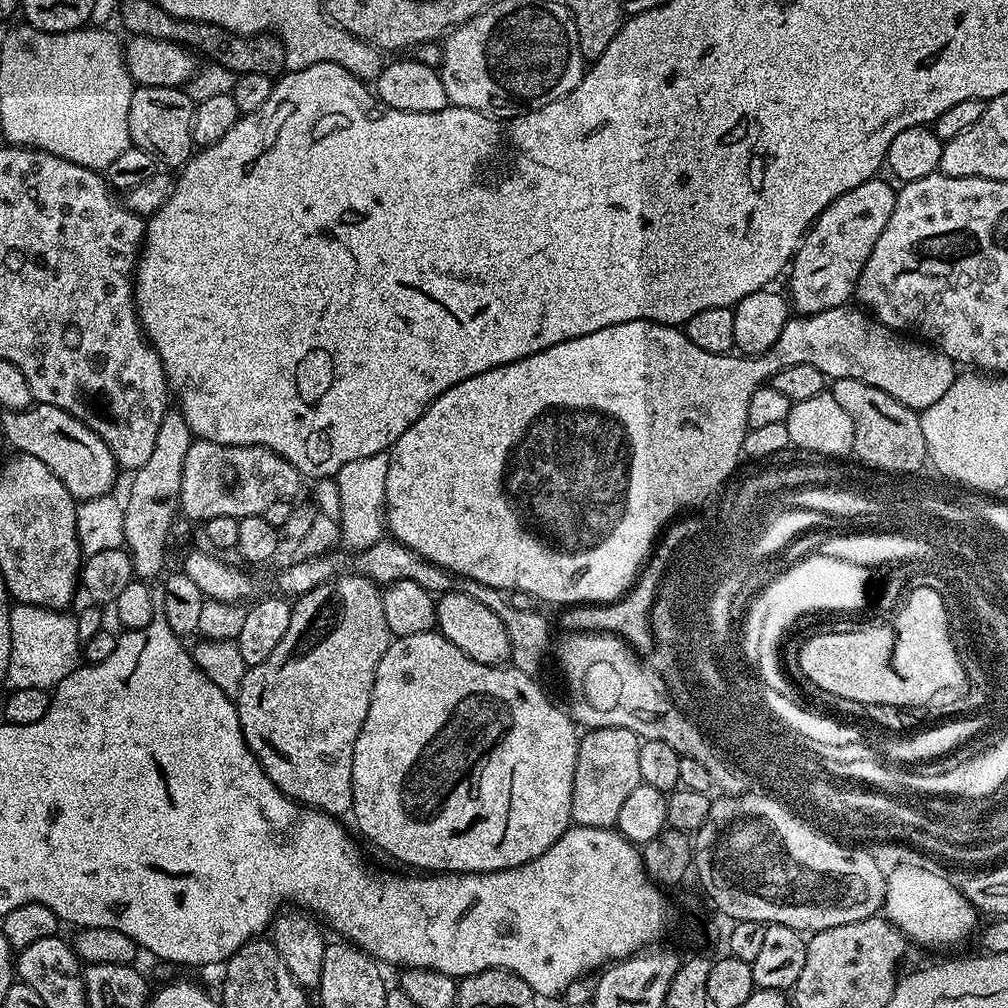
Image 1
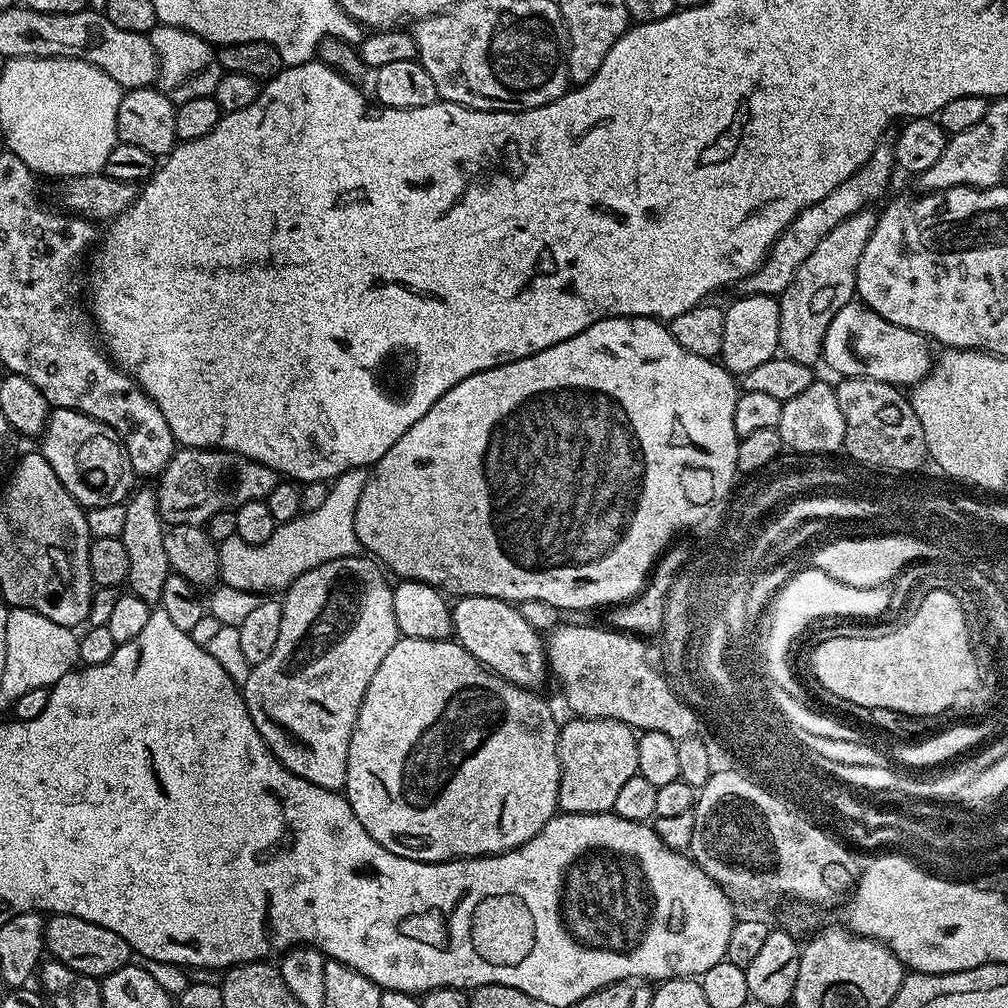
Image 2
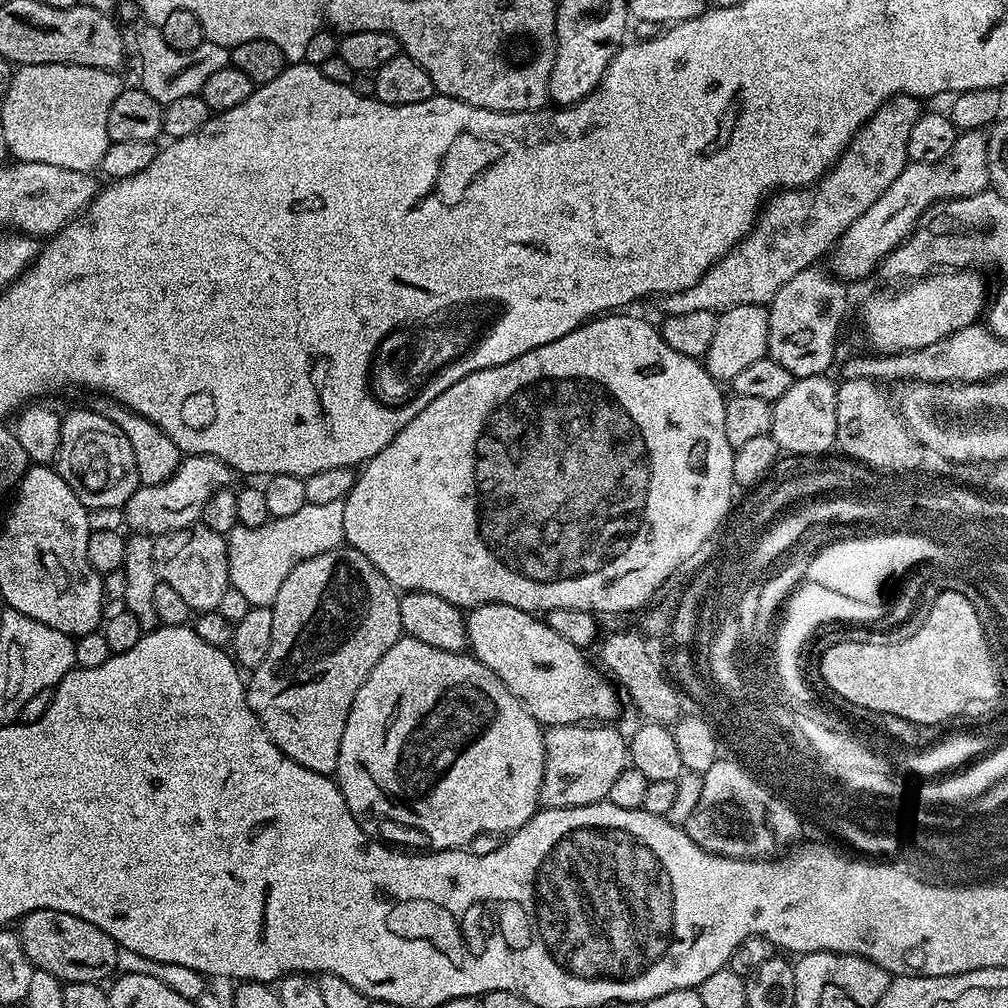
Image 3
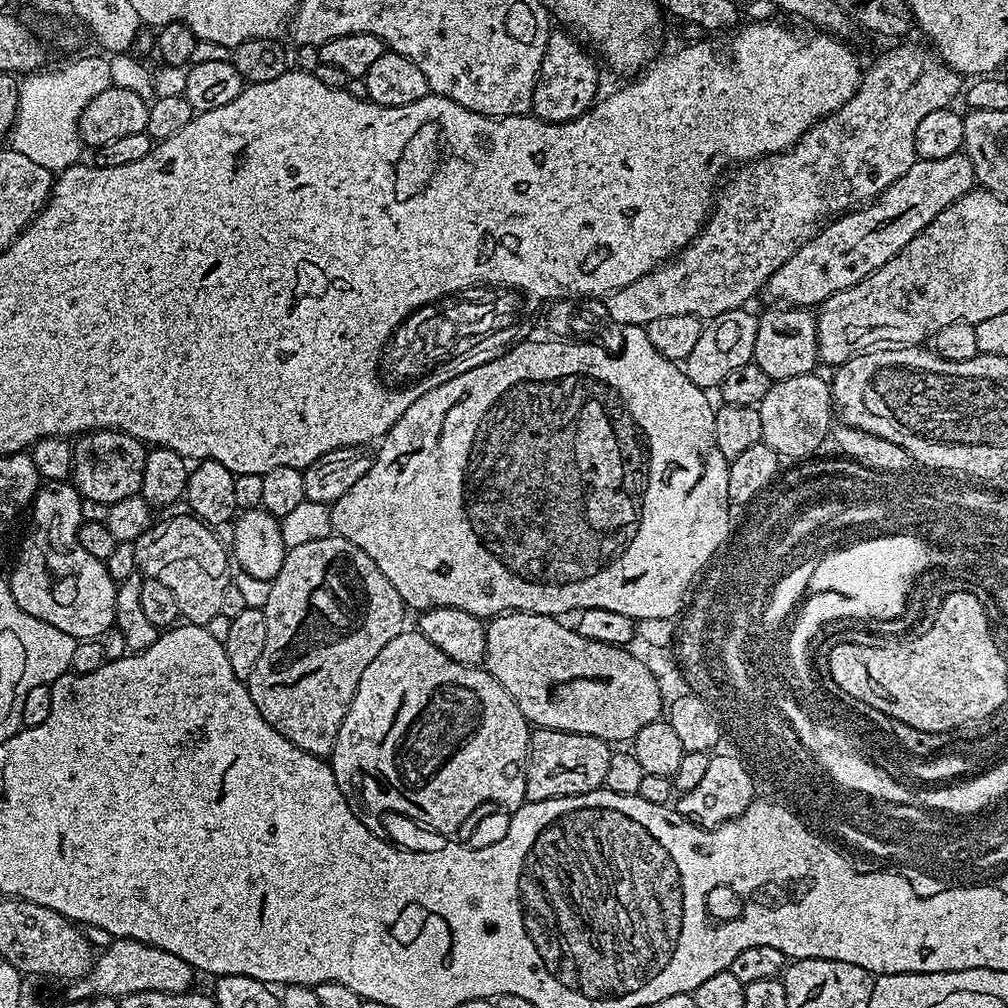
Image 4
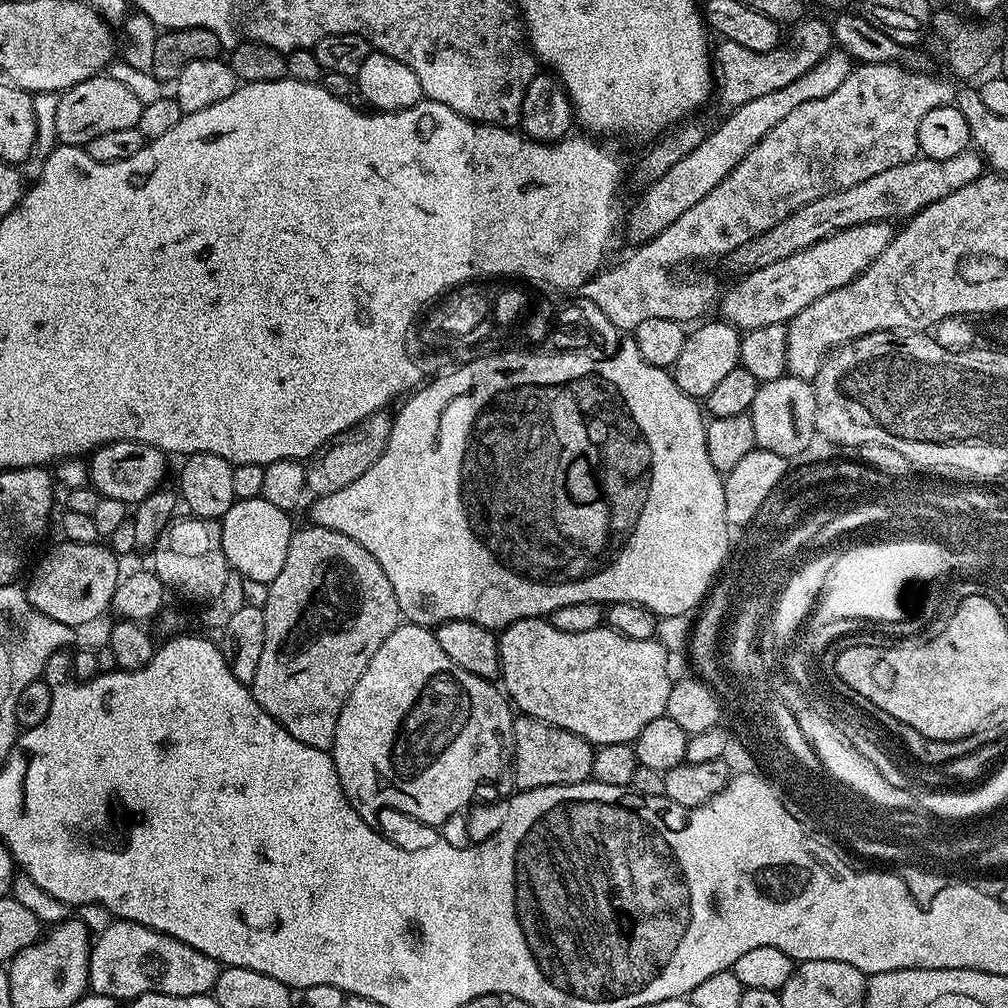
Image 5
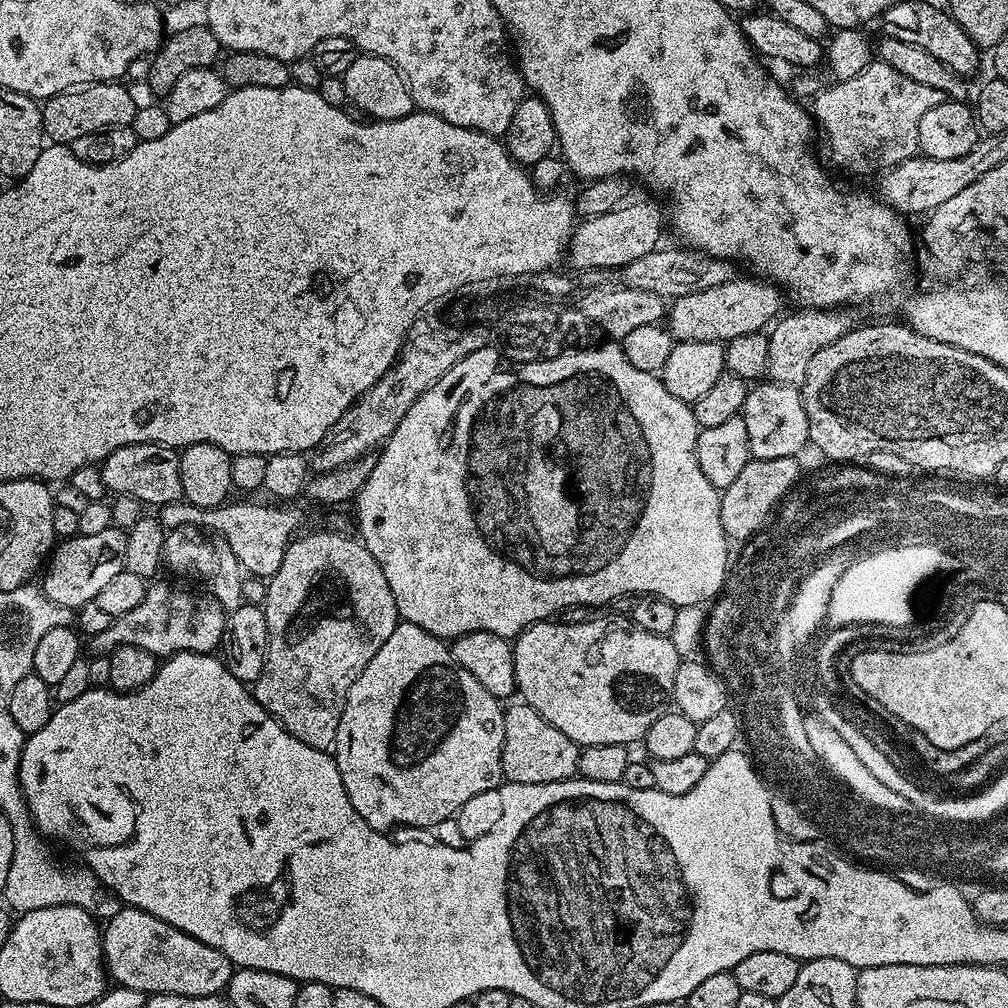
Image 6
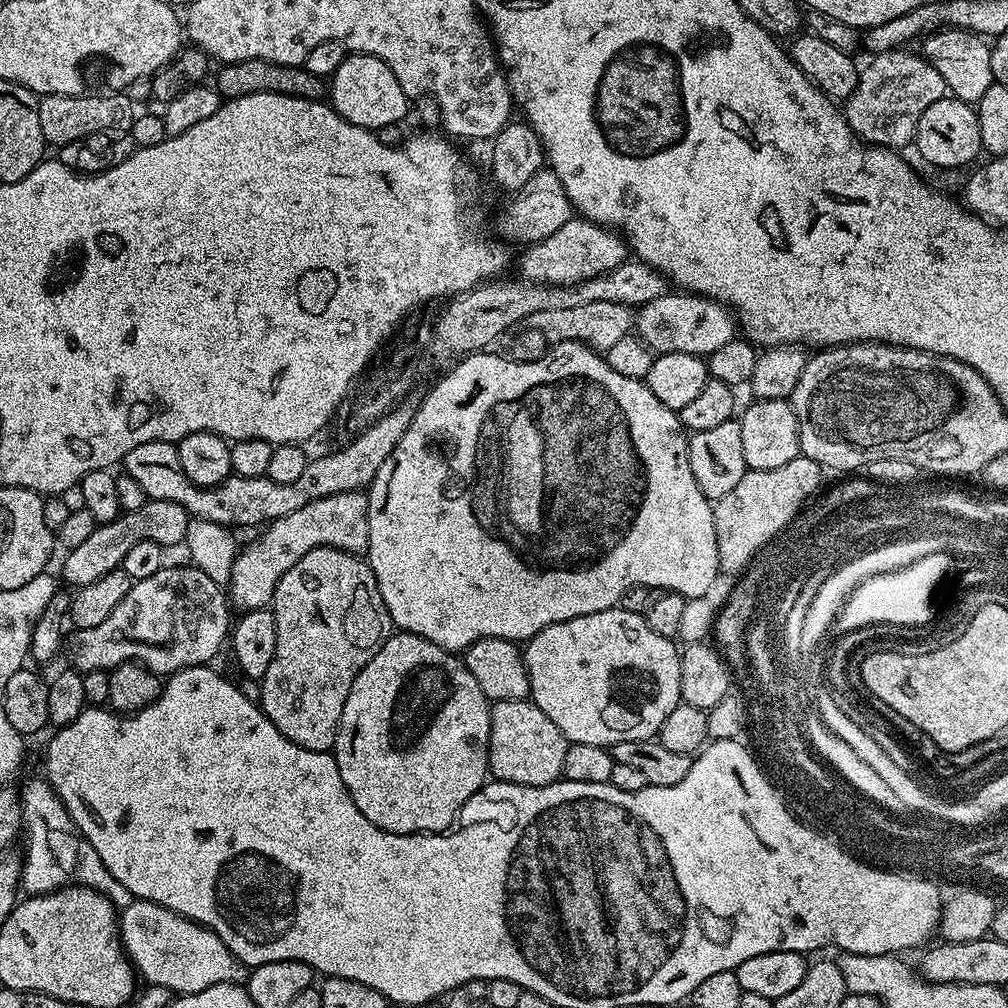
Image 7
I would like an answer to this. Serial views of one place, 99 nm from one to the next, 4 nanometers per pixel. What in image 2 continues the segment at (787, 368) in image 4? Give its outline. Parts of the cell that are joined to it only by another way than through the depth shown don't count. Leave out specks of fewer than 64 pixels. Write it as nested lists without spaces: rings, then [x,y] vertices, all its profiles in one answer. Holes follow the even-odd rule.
[[[866,207],[838,222],[838,226],[814,246],[810,258],[798,266],[790,286],[780,293],[780,352],[794,362],[815,365],[823,357],[826,330],[830,322],[834,322],[834,314],[853,302],[858,258],[862,258],[862,250],[866,250],[866,242],[870,234],[874,234],[876,225],[877,213],[872,211]]]

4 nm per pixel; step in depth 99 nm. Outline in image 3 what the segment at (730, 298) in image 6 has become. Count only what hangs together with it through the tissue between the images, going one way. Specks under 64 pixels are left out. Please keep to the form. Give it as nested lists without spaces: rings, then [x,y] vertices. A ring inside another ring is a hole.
[[[983,131],[960,132],[950,154],[938,162],[922,162],[904,165],[902,174],[884,191],[882,198],[858,218],[840,235],[830,253],[833,277],[841,281],[864,280],[879,269],[880,263],[897,248],[920,223],[922,214],[930,206],[943,200],[970,198],[979,192],[989,191],[988,182],[988,138]]]

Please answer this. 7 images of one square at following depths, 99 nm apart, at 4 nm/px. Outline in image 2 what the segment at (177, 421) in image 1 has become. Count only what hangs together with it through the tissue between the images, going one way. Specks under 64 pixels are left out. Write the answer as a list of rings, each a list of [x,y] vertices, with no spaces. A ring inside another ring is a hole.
[[[150,487],[133,491],[130,499],[124,504],[126,523],[122,525],[120,541],[126,546],[126,555],[130,557],[130,574],[127,587],[131,595],[142,598],[150,606],[159,605],[162,598],[162,585],[170,574],[166,554],[164,533],[166,525],[160,517],[160,507],[156,501],[156,493]]]

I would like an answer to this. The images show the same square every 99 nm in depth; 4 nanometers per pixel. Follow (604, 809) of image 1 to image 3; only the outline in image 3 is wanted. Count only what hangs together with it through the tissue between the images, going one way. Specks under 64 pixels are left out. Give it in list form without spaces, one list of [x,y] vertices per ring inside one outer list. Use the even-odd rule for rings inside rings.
[[[589,722],[586,724],[553,724],[544,733],[544,773],[542,774],[542,786],[540,787],[540,808],[569,808],[570,806],[590,806],[600,800],[607,800],[610,794],[610,786],[618,779],[618,774],[622,774],[624,768],[629,767],[628,741],[625,733],[620,733],[618,729],[612,728],[608,722]]]

